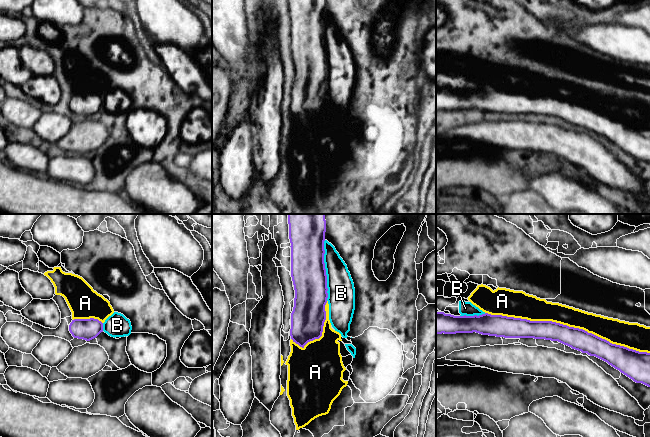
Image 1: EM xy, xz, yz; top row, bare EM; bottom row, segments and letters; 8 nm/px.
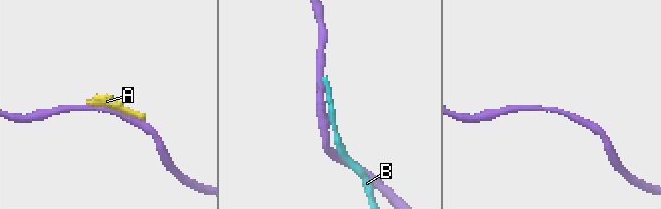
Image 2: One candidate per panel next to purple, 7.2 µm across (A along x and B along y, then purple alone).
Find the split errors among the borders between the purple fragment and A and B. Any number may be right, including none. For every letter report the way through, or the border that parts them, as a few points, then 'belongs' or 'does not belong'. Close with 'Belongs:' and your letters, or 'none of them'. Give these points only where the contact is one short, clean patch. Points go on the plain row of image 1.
A: does not belong
B: does not belong
Belongs: none of them

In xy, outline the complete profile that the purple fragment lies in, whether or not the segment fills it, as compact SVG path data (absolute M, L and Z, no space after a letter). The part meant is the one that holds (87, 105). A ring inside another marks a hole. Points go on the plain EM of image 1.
M74 95L69 101L74 114L90 117L103 108L103 99L98 95Z

